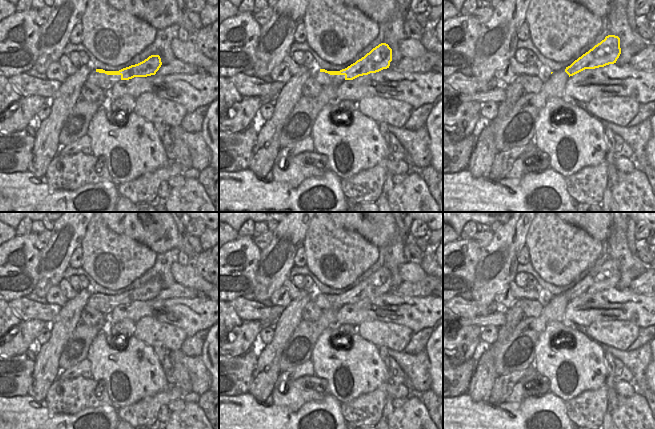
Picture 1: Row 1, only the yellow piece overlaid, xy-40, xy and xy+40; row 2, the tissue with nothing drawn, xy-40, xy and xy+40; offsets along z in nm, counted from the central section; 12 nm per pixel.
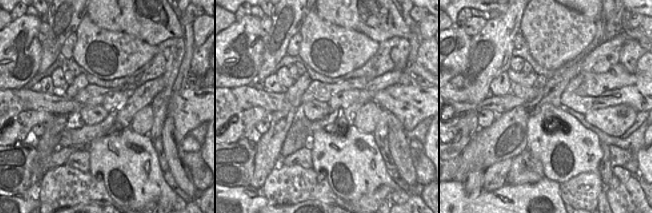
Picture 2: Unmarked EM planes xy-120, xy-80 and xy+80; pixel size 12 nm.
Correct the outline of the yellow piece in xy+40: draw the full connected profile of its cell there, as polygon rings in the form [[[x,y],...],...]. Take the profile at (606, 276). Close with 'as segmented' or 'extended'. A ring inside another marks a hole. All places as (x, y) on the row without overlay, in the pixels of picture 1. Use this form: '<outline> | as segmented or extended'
[[[608,259],[570,290],[553,296],[538,317],[524,317],[503,343],[496,341],[491,344],[498,376],[529,368],[534,362],[534,350],[539,336],[549,323],[564,321],[565,308],[570,300],[585,293],[614,288],[620,278],[620,262]]] | extended

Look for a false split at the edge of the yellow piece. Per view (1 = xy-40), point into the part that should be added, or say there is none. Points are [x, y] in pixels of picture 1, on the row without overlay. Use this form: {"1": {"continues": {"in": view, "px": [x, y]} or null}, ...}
{"1": {"continues": null}}

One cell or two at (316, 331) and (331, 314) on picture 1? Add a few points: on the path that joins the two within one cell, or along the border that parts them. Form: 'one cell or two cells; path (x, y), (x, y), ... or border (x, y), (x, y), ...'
one cell; path (318, 327), (327, 318)

